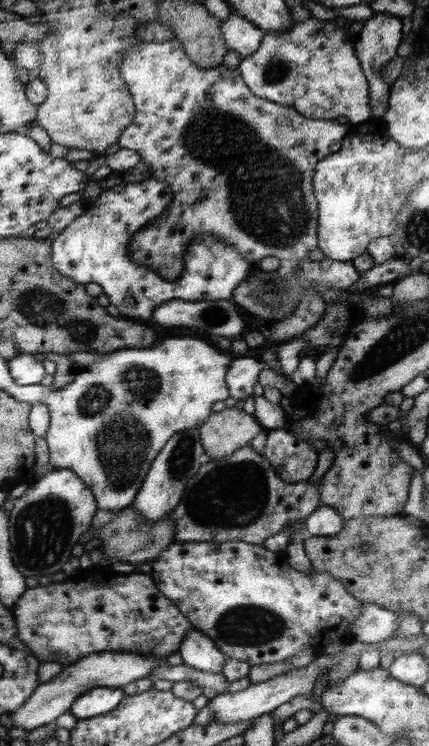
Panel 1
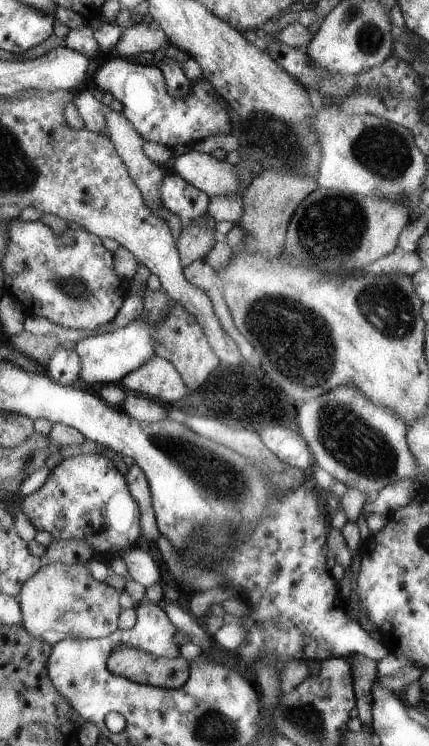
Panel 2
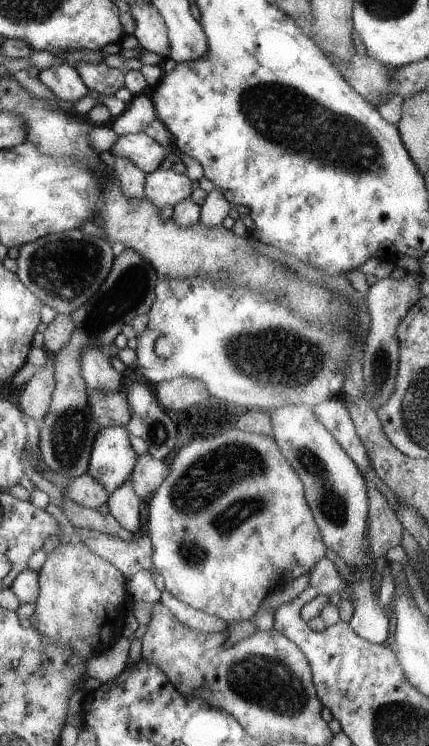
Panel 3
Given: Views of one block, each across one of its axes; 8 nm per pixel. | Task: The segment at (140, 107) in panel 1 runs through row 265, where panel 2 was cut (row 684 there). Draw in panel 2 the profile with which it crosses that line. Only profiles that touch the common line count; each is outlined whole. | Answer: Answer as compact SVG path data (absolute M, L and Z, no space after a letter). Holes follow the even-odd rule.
M118 646L108 658L108 670L138 684L177 689L188 680L189 662L181 654L175 658L156 657L138 648Z

